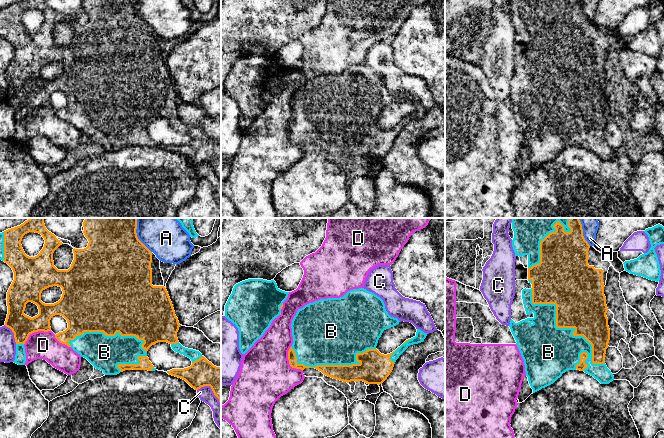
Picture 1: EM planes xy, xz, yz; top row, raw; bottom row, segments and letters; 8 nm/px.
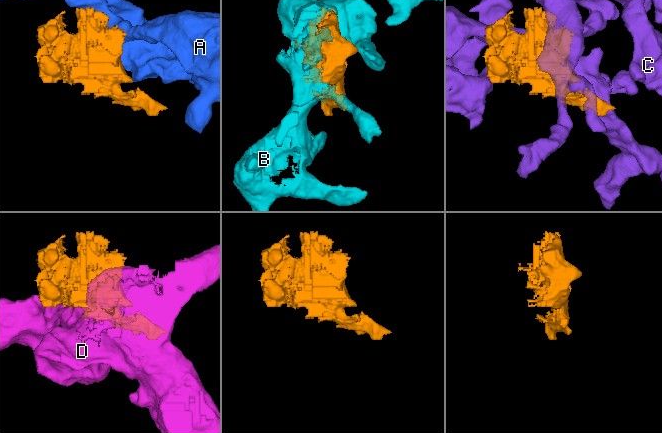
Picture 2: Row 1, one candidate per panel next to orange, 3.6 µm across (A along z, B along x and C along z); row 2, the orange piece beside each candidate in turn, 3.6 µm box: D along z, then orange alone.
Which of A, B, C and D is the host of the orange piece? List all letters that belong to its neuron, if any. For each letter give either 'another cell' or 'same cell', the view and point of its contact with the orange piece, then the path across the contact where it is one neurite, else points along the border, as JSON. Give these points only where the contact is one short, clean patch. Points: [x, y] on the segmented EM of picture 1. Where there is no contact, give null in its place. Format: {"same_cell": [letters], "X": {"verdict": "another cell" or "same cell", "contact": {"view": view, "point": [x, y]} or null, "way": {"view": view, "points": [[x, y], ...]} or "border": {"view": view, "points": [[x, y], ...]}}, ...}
{"same_cell": ["B"], "A": {"verdict": "another cell", "contact": {"view": "xy", "point": [136, 235]}}, "B": {"verdict": "same cell", "contact": {"view": "yz", "point": [563, 327]}}, "C": {"verdict": "another cell", "contact": {"view": "xy", "point": [211, 388]}}, "D": {"verdict": "another cell", "contact": {"view": "xz", "point": [289, 362]}}}

